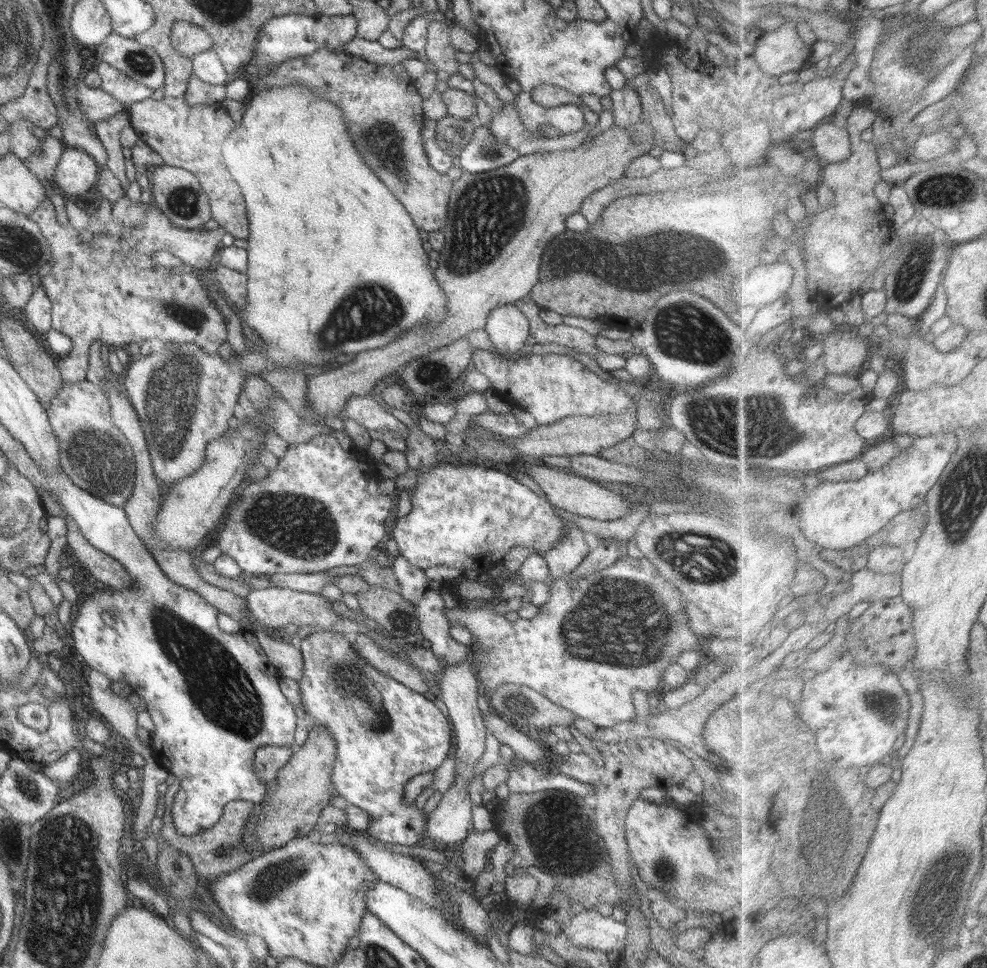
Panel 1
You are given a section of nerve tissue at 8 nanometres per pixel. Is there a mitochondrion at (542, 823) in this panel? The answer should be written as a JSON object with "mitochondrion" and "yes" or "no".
{"mitochondrion":"yes"}

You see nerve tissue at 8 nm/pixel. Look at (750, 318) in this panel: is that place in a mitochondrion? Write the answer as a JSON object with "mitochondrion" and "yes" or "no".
{"mitochondrion":"no"}

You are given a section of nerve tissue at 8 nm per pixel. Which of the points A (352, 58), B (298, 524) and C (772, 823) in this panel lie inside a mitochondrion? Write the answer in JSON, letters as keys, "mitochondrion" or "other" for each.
{"A":"other","B":"mitochondrion","C":"other"}

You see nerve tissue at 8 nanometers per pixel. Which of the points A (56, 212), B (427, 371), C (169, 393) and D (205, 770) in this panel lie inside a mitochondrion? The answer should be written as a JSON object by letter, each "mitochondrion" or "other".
{"A":"other","B":"mitochondrion","C":"mitochondrion","D":"other"}

